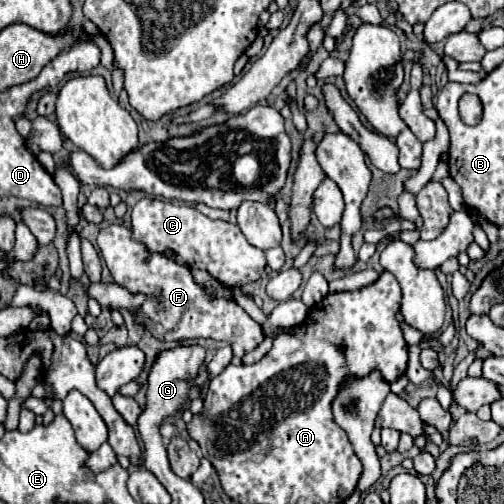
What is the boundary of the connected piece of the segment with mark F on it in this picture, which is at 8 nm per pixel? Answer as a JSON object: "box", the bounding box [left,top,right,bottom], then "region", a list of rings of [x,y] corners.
{"box":[97,226,263,358],"region":[[[105,226],[97,236],[97,246],[117,284],[125,286],[131,292],[147,294],[147,300],[139,308],[137,318],[145,328],[151,330],[155,338],[173,342],[193,338],[225,340],[233,346],[233,354],[239,358],[243,358],[263,342],[263,328],[237,302],[217,300],[209,296],[203,286],[197,286],[193,282],[189,268],[175,264],[167,256],[153,254],[149,258],[145,246],[133,242],[129,228]]]}

